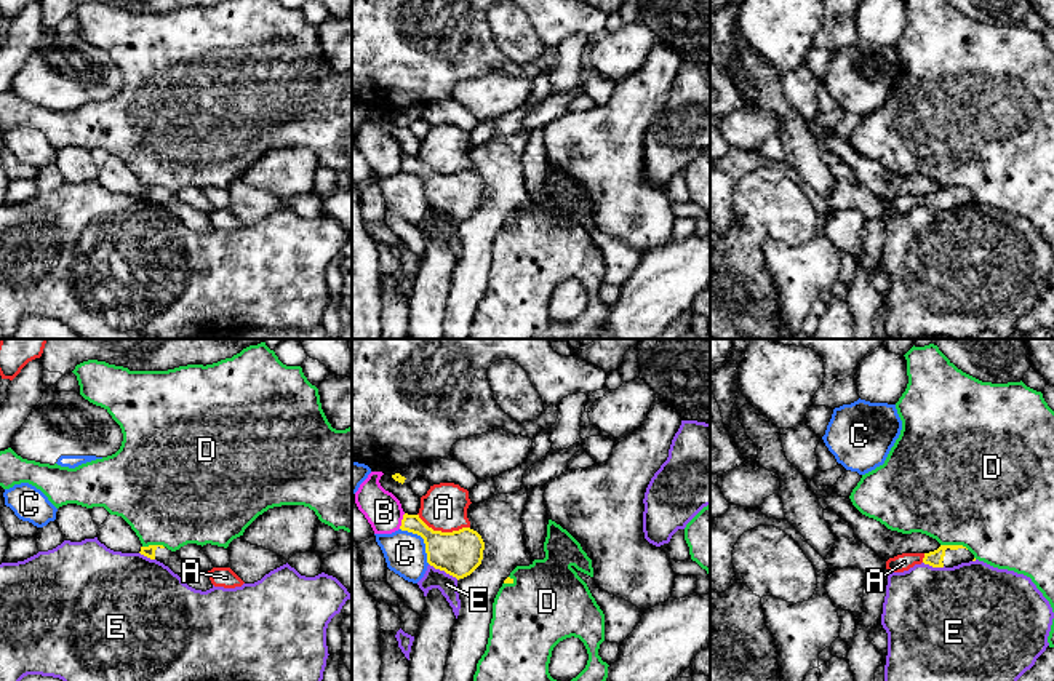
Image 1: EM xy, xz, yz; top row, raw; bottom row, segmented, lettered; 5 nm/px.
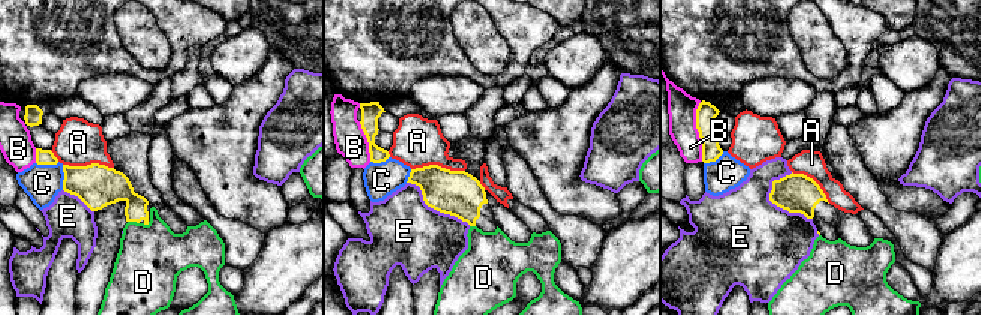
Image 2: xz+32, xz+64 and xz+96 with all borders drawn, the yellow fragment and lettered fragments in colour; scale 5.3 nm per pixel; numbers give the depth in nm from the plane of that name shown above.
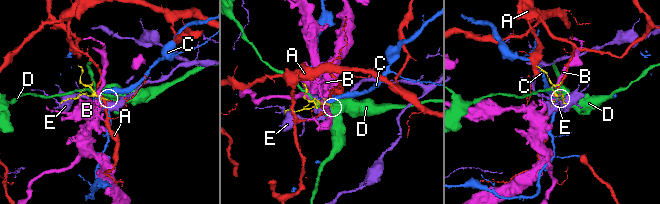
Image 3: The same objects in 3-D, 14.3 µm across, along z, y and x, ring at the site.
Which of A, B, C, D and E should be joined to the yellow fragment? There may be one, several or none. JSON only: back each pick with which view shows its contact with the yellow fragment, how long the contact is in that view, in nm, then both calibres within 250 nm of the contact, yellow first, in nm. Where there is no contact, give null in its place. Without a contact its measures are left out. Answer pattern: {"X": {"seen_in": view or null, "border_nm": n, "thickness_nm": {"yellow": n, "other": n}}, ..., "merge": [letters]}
{"merge": []}

